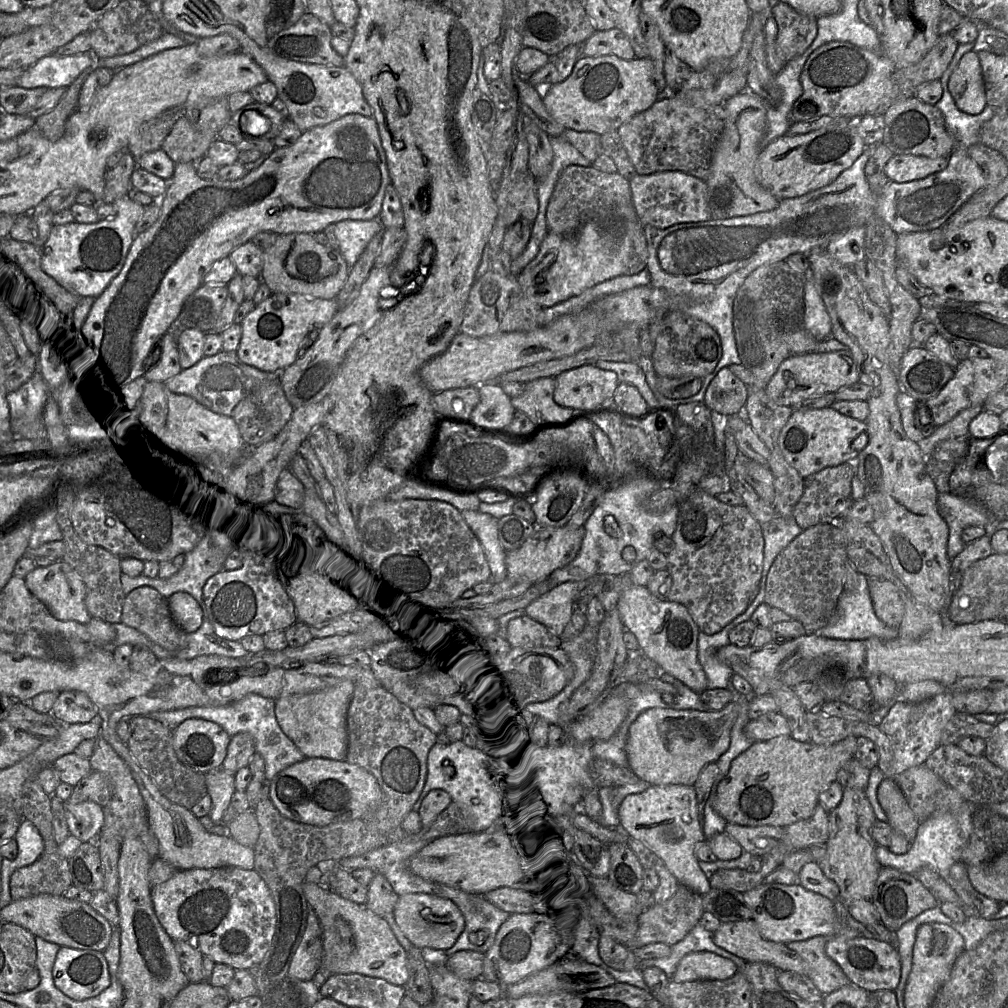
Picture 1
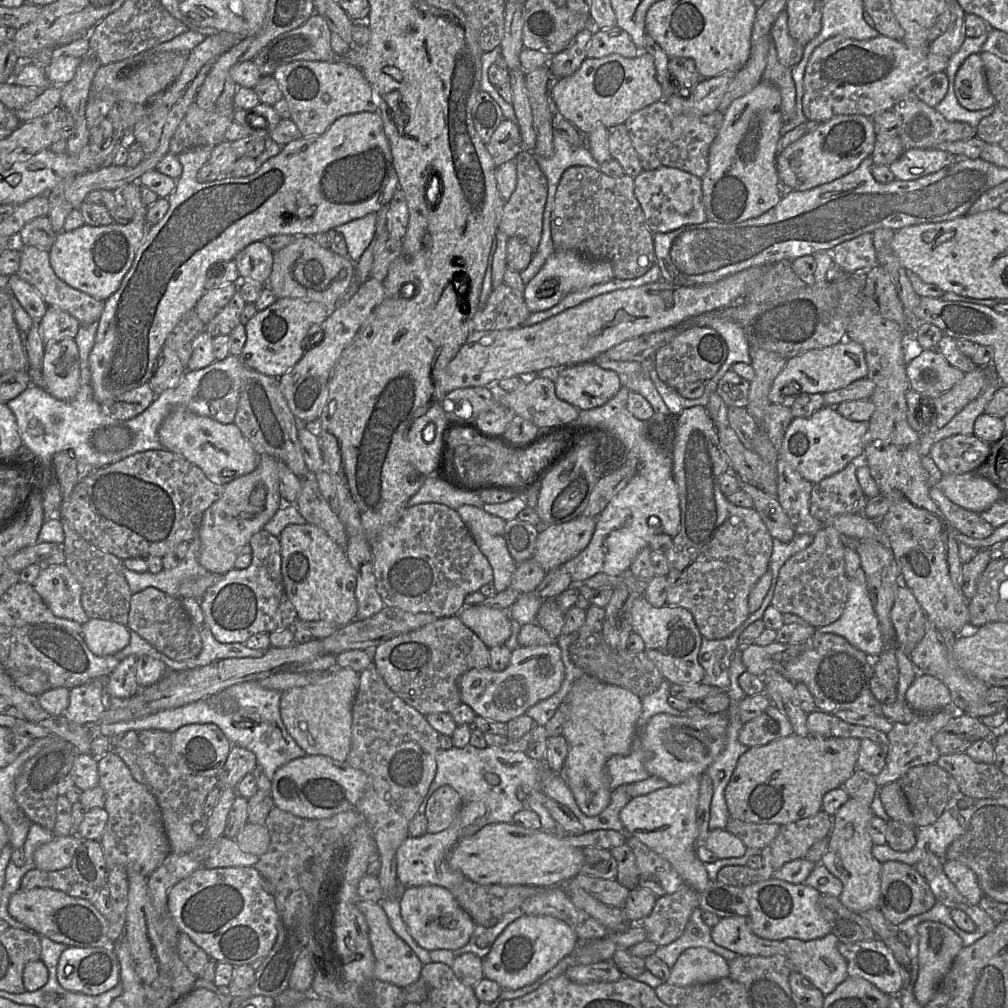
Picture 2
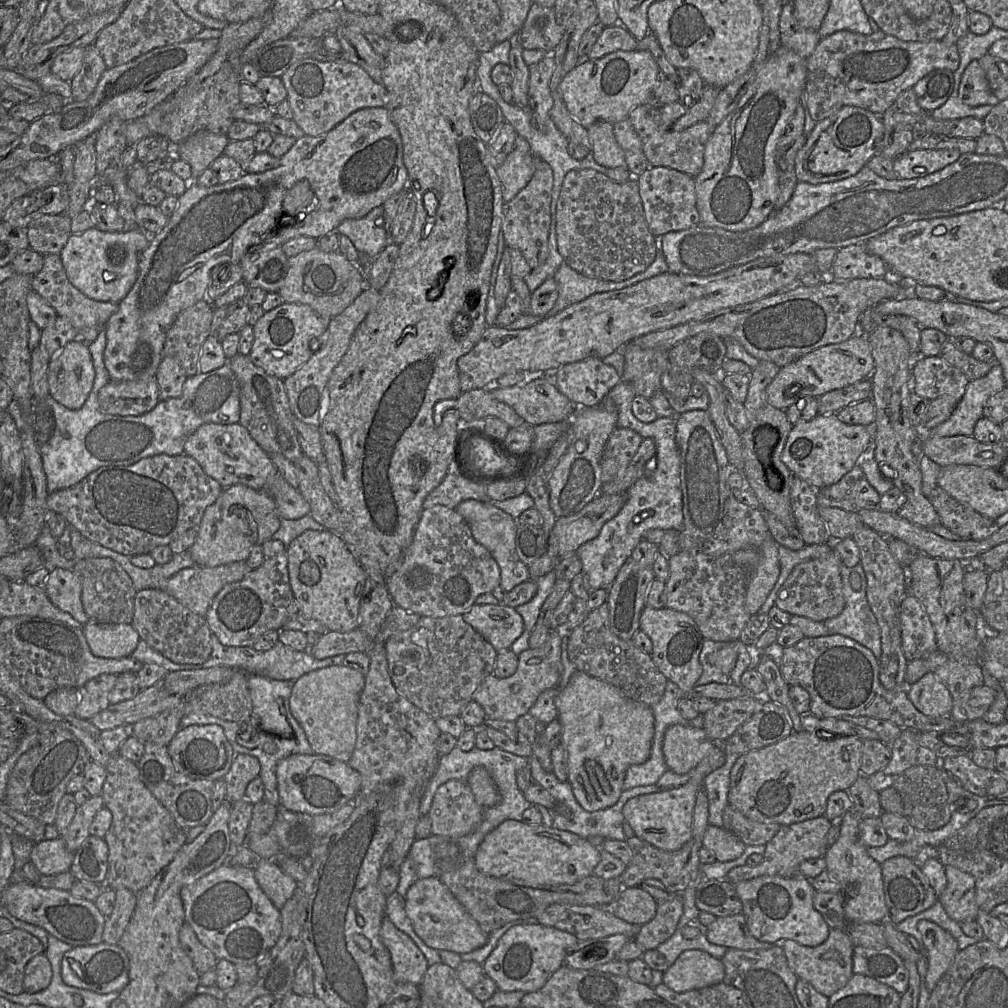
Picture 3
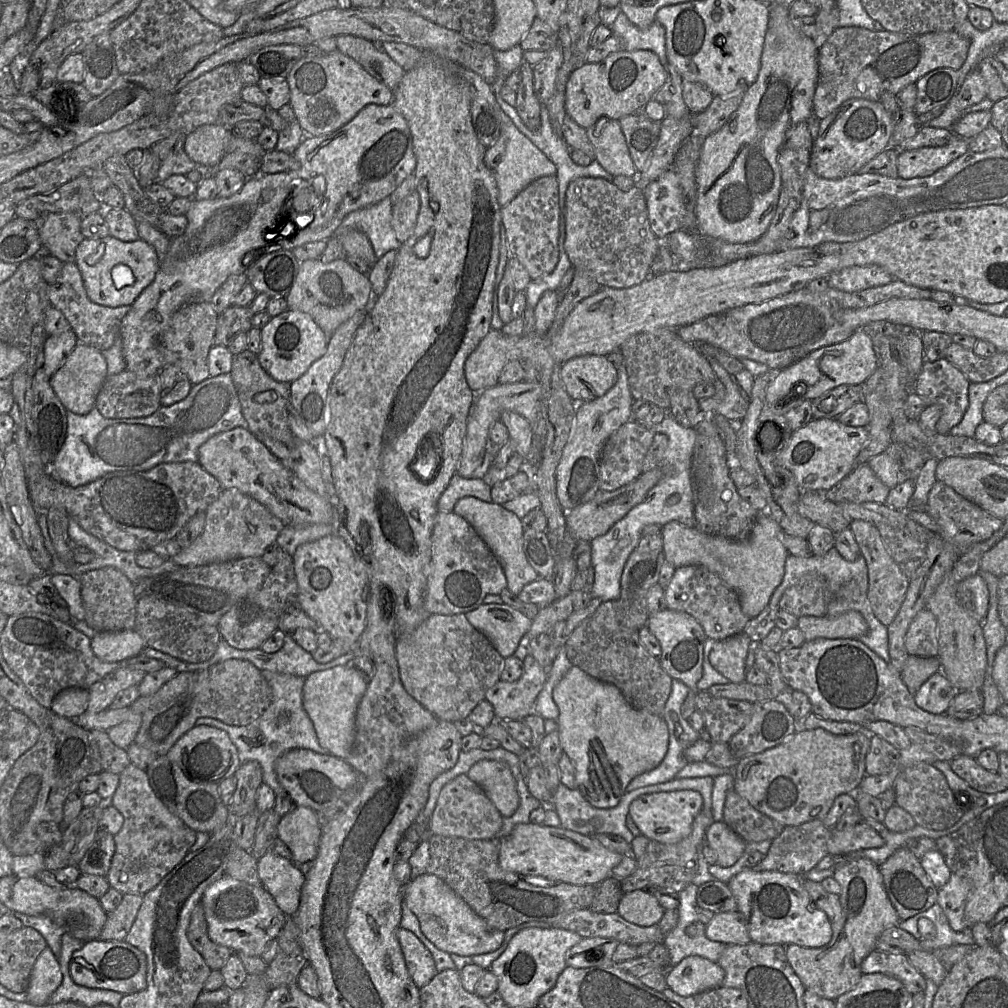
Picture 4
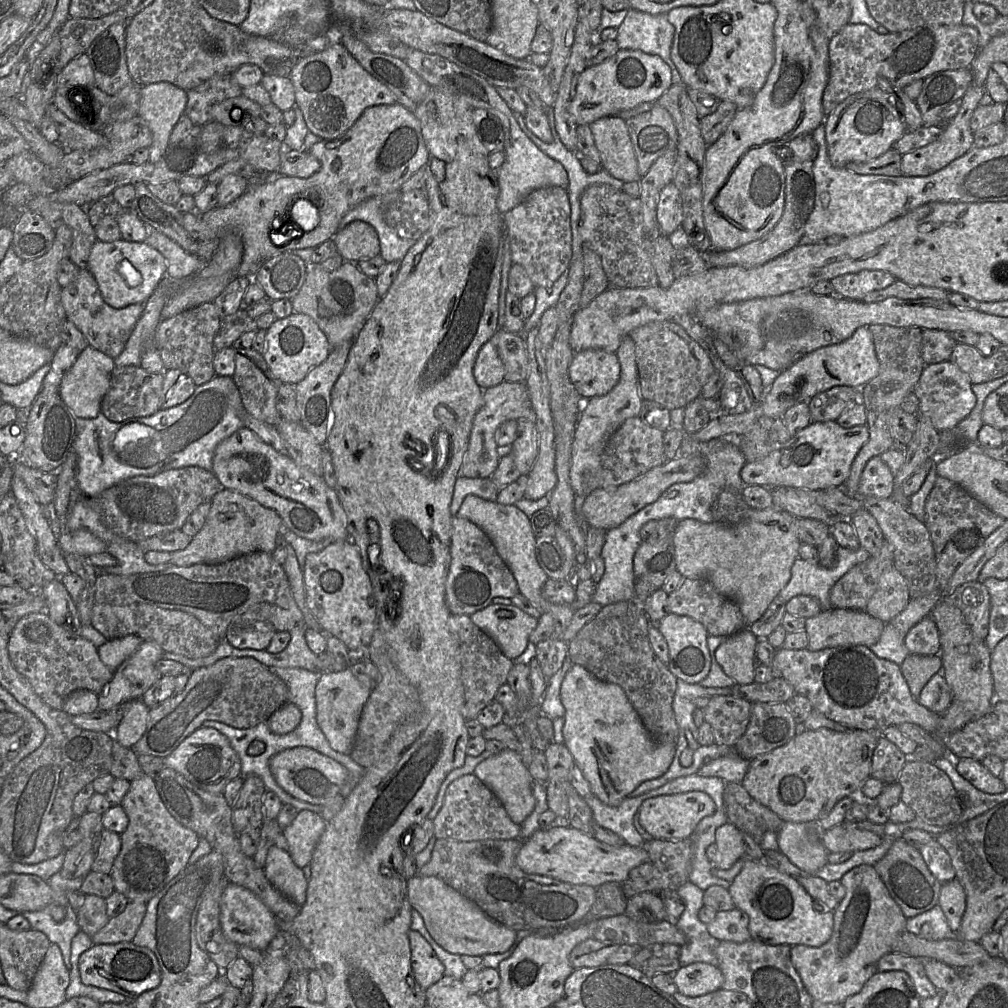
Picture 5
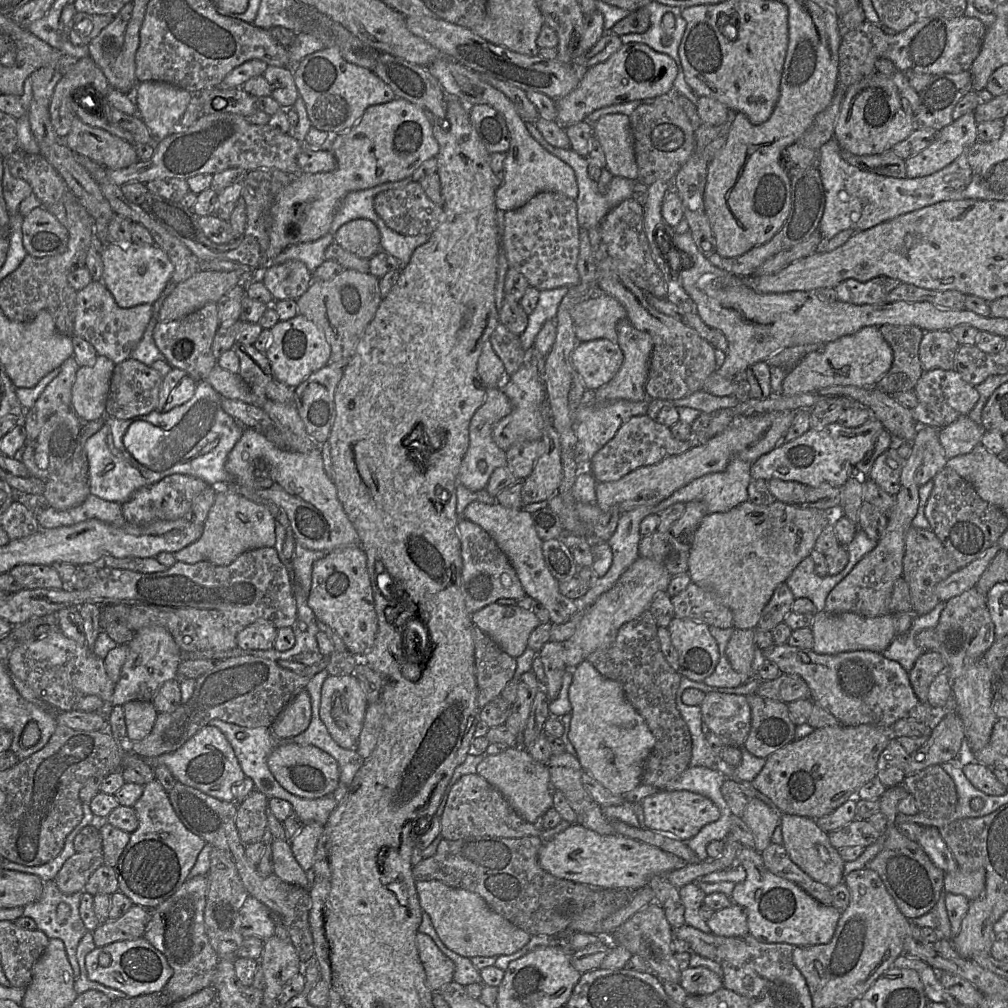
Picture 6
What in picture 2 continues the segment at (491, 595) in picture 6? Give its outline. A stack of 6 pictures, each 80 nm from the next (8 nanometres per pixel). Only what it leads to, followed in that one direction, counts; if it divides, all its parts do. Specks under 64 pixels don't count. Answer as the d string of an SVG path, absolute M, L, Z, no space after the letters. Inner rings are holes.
M424 503L407 508L400 520L382 530L366 534L373 555L376 589L386 607L411 613L431 613L438 619L458 615L465 597L493 582L493 569L472 538L458 512L438 503Z

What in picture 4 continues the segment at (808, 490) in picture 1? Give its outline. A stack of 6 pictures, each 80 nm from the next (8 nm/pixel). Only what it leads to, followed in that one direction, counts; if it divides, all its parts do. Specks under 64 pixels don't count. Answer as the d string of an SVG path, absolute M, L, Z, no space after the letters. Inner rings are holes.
M867 463L857 465L845 478L824 492L825 497L836 504L843 502L884 503L890 488L873 472Z

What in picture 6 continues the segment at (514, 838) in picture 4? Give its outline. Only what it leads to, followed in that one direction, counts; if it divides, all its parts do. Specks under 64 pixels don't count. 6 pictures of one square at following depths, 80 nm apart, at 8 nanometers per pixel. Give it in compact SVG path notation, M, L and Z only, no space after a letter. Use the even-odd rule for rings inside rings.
M577 823L544 841L538 862L551 875L585 884L591 889L629 889L636 891L647 886L650 879L685 867L688 863L669 852L620 834L601 835Z

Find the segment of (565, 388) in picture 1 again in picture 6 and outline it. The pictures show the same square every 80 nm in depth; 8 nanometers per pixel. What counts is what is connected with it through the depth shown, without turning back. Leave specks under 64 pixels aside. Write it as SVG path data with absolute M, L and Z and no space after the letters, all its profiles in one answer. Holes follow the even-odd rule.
M596 339L579 342L571 360L585 388L594 392L617 374L624 356L617 343L607 339Z

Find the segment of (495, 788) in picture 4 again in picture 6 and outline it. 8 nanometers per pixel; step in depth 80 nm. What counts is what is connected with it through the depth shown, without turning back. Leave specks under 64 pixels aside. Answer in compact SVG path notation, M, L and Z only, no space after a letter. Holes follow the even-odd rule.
M508 747L495 755L486 755L477 765L476 774L500 791L514 811L530 823L543 818L544 814L553 807L553 792L549 768L534 760L530 753L522 747Z

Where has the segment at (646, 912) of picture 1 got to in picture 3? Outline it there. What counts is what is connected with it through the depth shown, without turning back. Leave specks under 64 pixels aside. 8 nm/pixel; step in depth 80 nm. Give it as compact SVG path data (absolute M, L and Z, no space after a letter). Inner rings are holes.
M676 894L670 900L657 901L655 917L641 926L635 942L644 952L656 949L674 934L682 914L681 894Z

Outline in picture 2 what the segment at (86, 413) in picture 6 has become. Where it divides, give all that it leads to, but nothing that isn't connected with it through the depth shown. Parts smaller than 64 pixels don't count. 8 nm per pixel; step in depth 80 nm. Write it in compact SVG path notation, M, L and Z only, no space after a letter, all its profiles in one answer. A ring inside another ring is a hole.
M73 338L44 344L42 366L47 392L53 397L69 401L81 387L79 349Z

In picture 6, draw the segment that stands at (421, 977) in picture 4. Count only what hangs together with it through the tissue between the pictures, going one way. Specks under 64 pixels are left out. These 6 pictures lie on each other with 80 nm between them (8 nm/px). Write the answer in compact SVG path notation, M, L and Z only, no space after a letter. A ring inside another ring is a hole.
M419 931L416 934L416 945L427 986L432 992L438 992L442 986L454 981L455 964L443 954L430 936Z

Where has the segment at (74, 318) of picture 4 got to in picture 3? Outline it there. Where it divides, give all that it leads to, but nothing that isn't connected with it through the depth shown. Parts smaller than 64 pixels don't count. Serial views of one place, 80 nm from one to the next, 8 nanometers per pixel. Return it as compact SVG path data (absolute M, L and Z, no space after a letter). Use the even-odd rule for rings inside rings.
M57 254L43 255L43 266L32 276L31 287L54 308L59 316L70 321L77 330L78 339L85 344L97 339L109 318L118 310L118 303L93 300L76 288L68 280L60 256Z

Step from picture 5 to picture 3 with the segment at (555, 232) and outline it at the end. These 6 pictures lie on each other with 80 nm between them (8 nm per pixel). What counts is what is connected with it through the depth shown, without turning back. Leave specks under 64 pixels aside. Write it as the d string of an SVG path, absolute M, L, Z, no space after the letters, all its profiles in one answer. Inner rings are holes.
M535 158L535 170L528 184L503 204L501 232L508 248L519 250L531 269L543 265L549 255L553 171L549 164Z

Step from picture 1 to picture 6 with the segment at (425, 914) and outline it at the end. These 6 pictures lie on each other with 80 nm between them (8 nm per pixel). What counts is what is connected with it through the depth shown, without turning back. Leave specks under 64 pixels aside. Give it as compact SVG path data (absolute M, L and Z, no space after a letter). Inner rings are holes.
M438 880L416 881L415 883L419 903L432 921L432 924L447 948L453 952L472 958L476 956L510 955L522 949L531 939L531 935L515 926L501 915L494 912L485 900L478 894L461 888L453 888Z

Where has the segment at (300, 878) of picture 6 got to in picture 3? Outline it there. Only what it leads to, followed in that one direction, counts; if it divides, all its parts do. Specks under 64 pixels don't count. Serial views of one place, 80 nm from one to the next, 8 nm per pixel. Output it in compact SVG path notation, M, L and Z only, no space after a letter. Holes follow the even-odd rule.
M259 859L255 864L255 878L263 892L279 910L298 888L298 883L291 876L268 859Z

